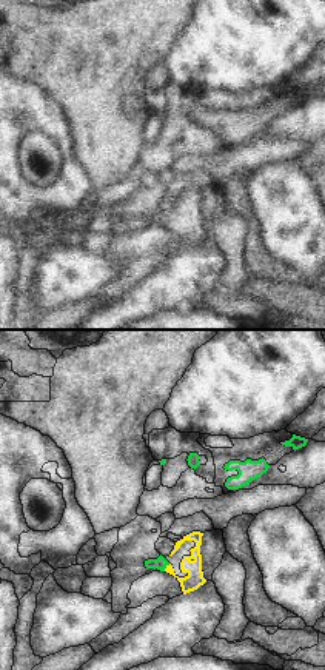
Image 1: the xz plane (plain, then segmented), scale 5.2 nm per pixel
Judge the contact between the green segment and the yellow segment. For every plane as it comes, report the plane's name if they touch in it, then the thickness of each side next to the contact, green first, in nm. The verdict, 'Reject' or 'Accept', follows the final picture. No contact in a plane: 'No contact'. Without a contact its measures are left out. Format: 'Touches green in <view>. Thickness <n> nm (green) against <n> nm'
Touches green in xz. Thickness 70 nm (green) against 90 nm

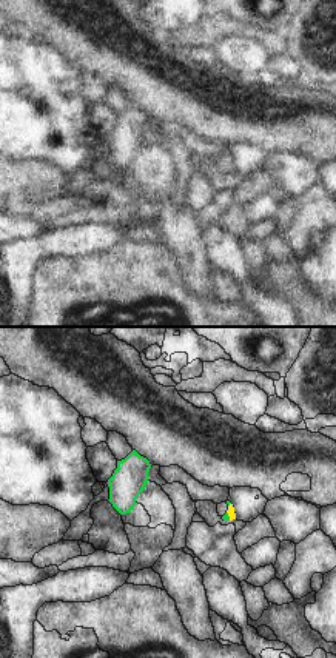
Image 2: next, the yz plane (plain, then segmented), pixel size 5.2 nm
Touches green in yz. Thickness 40 nm (green) against 40 nm

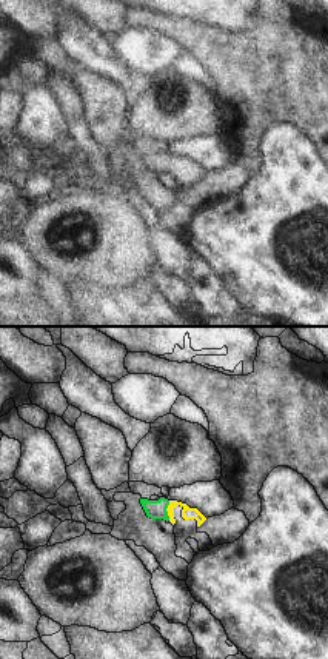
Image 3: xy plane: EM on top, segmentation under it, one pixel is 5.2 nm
Touches green in xy. Thickness 100 nm (green) against 60 nm

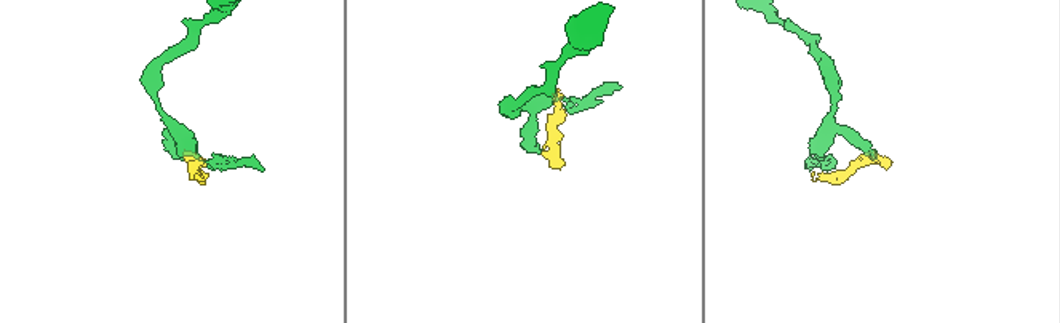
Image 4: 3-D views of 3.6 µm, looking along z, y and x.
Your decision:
Accept

